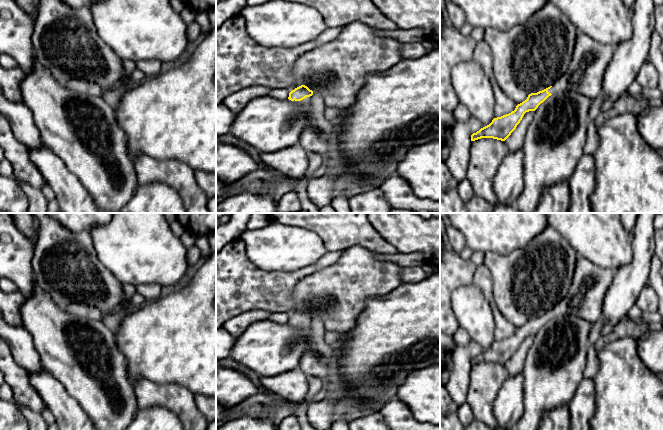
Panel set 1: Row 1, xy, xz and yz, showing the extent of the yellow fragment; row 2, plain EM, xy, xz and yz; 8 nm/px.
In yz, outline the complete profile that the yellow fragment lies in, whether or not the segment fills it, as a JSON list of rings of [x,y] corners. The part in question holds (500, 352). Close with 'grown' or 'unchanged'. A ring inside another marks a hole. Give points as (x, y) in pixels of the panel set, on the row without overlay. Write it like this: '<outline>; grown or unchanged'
[[[578,256],[575,272],[567,295],[550,311],[531,317],[527,323],[518,328],[514,335],[492,346],[471,359],[471,365],[481,362],[493,362],[505,365],[516,353],[524,338],[535,335],[549,320],[557,316],[575,315],[590,322],[599,321],[602,305],[615,270],[595,265],[588,259]]]; grown

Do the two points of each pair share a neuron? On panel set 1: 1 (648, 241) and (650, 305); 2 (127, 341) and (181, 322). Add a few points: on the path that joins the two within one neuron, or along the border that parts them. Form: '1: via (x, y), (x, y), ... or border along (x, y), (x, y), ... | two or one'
1: border along (648, 281), (642, 288), (636, 301) | two
2: via (140, 339), (164, 339), (168, 335) | one

